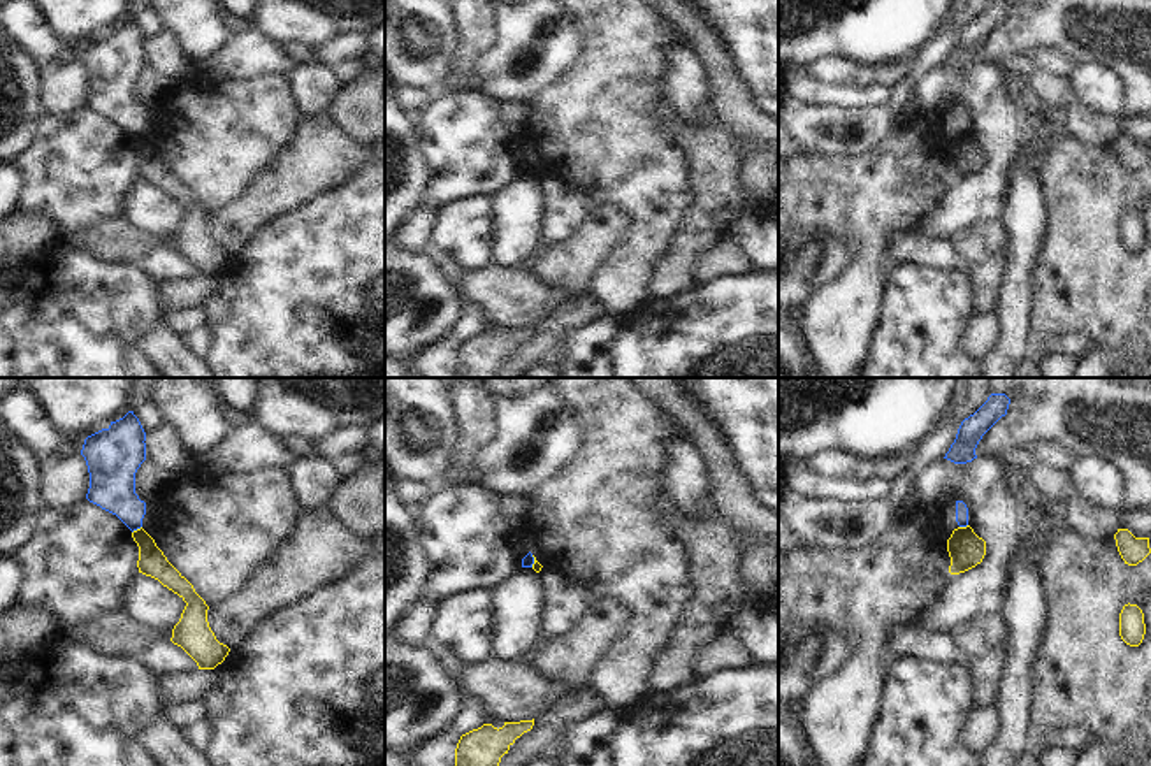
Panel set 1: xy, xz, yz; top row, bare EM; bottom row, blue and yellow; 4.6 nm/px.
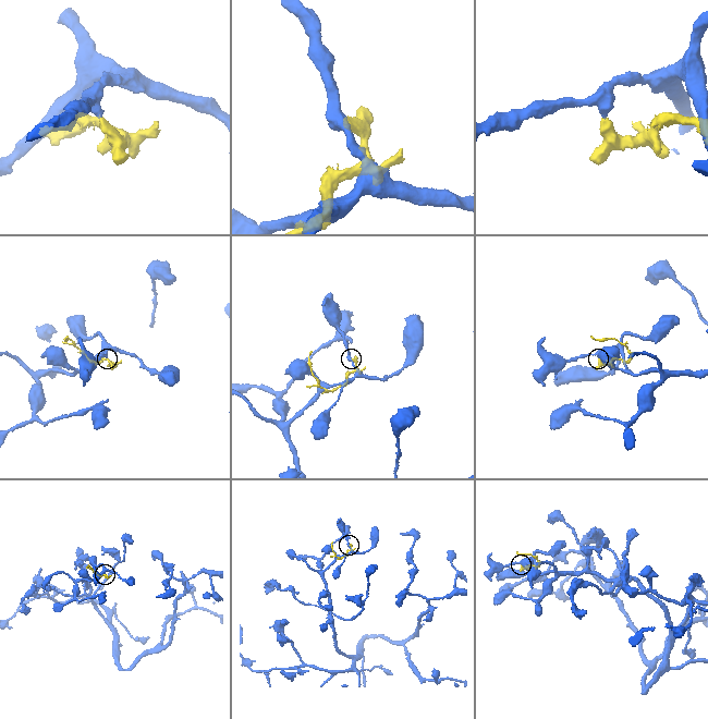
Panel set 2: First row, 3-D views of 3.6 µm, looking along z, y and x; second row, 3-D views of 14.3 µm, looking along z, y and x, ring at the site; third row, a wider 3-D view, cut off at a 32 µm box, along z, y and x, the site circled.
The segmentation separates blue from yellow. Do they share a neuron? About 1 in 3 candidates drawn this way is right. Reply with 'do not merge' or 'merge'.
do not merge

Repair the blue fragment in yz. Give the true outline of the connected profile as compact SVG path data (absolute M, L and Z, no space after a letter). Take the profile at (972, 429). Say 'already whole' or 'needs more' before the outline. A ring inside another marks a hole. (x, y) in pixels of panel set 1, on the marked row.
already whole | M991 394L988 401L958 429L956 439L944 459L954 464L966 464L977 459L975 448L982 436L1007 415L1010 399L1005 394Z

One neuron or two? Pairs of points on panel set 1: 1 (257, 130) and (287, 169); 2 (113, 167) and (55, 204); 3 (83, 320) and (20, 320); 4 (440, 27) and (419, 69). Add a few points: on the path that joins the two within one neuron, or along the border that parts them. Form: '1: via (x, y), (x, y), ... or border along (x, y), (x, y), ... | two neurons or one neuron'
1: border along (301, 120), (290, 141), (248, 183) | two neurons
2: via (99, 167), (92, 167), (69, 190) | one neuron
3: via (67, 320), (36, 320) | one neuron
4: via (429, 37), (426, 58) | one neuron

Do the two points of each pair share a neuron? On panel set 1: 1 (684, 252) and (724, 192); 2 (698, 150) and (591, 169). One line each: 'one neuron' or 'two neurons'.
1: one neuron
2: two neurons

